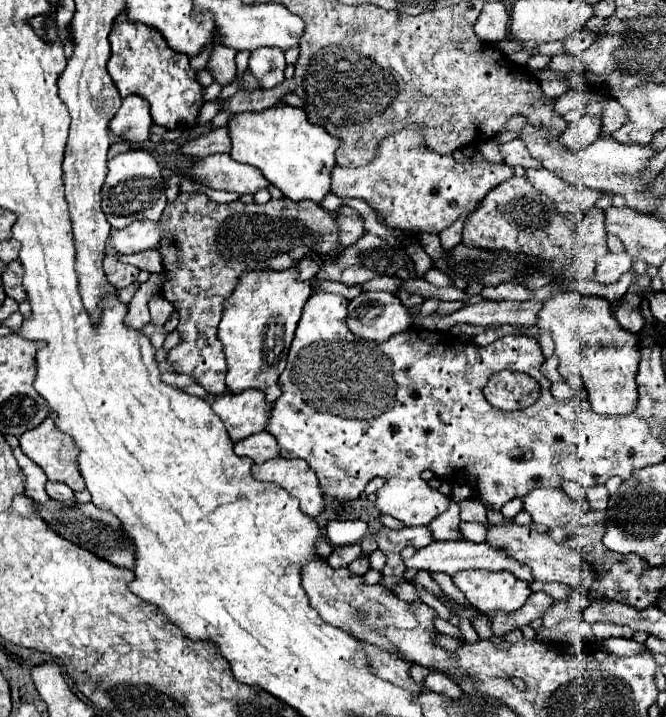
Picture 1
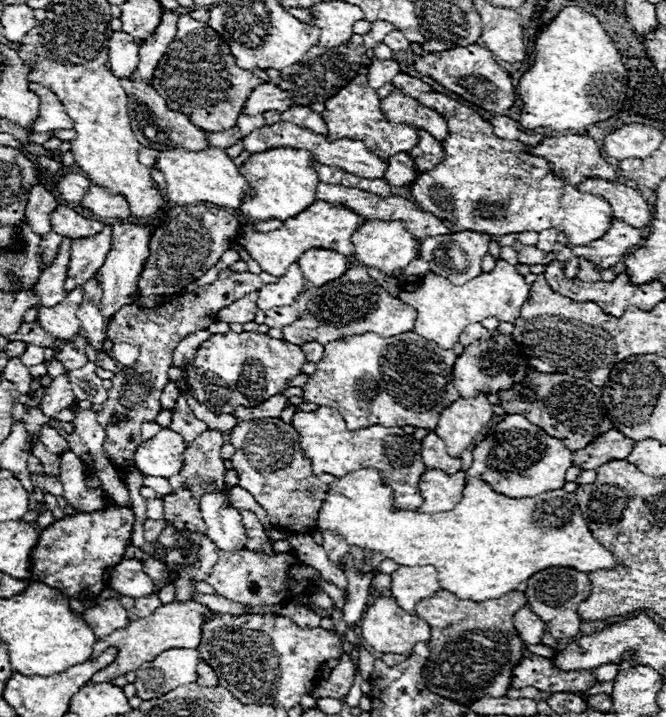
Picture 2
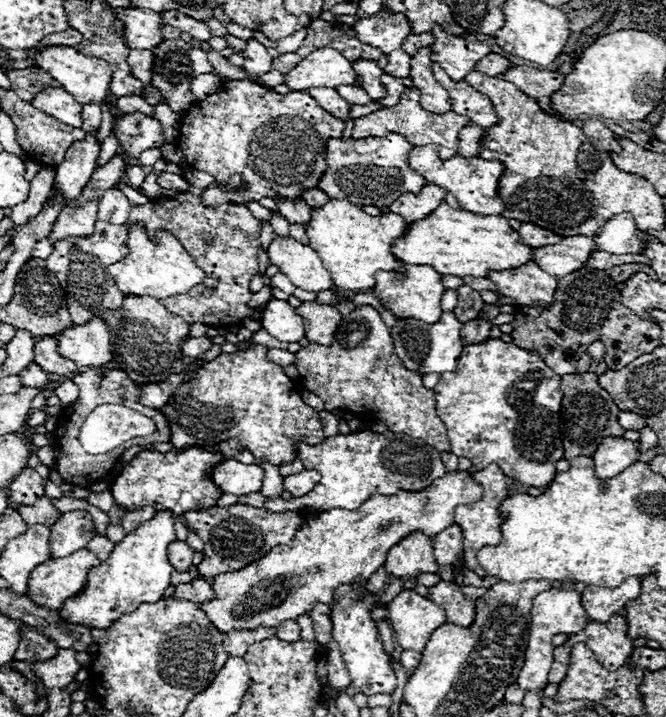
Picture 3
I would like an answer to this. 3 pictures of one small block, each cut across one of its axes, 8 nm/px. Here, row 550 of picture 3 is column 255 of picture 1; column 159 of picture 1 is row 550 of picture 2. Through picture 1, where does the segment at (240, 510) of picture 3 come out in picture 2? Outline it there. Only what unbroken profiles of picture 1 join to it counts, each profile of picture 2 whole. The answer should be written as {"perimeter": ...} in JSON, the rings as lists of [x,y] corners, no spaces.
{"perimeter":[[[222,552],[218,564],[214,564],[208,584],[224,598],[250,606],[268,606],[292,600],[306,592],[310,584],[316,584],[318,572],[312,566],[302,564],[294,554],[274,554],[270,558],[258,556],[256,552]]]}

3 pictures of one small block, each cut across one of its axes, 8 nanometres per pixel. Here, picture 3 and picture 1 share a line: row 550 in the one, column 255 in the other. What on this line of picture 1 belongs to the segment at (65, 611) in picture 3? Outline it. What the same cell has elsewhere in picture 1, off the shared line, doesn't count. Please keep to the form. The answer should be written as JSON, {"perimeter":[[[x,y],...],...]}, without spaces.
{"perimeter":[[[278,104],[262,112],[240,112],[228,120],[228,136],[232,138],[230,156],[240,164],[262,170],[264,178],[280,188],[286,198],[322,202],[330,192],[330,170],[336,166],[334,152],[340,142],[320,126],[308,122],[302,108]]]}

